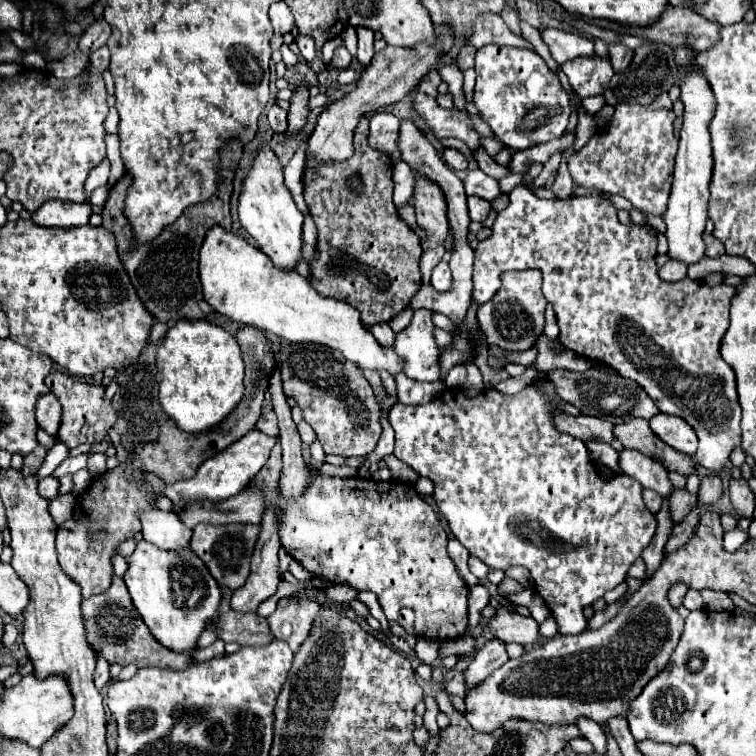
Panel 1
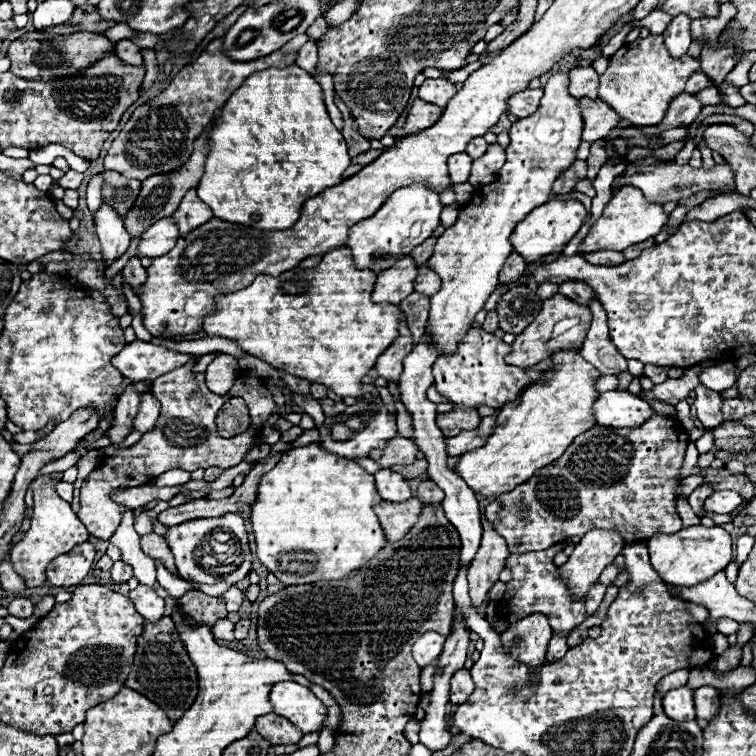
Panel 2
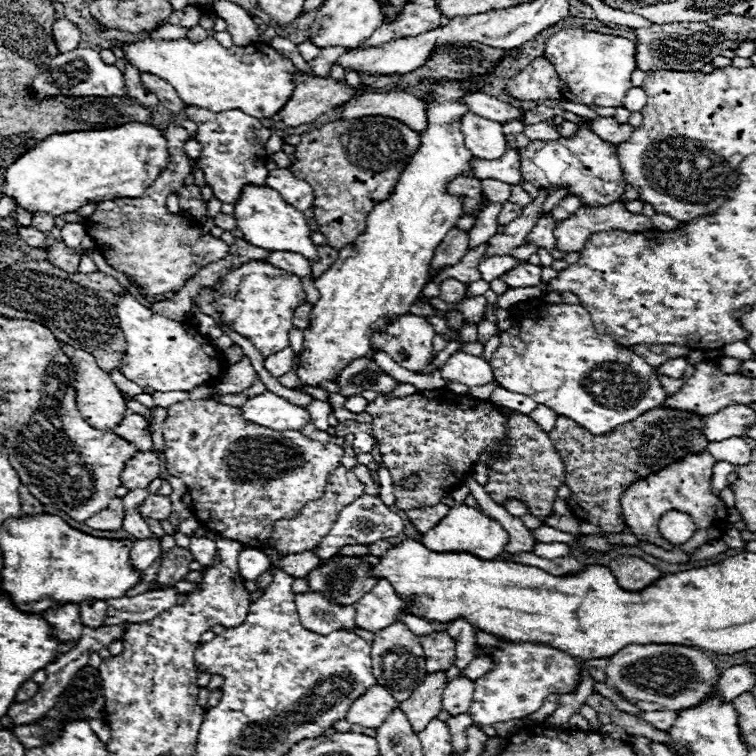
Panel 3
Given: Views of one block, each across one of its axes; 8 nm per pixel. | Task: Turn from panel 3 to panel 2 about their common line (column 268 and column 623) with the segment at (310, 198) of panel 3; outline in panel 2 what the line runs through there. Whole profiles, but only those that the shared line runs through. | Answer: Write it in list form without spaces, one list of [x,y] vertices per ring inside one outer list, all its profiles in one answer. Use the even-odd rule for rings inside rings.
[[[660,164],[660,166],[634,166],[634,168],[626,168],[624,174],[616,176],[612,186],[634,186],[638,190],[642,190],[644,198],[648,202],[656,202],[656,204],[666,204],[666,202],[678,202],[680,198],[688,198],[696,192],[702,190],[720,190],[726,184],[734,182],[734,172],[730,168],[730,164],[718,164],[712,170],[694,170],[688,164],[686,166],[678,166],[678,164]]]

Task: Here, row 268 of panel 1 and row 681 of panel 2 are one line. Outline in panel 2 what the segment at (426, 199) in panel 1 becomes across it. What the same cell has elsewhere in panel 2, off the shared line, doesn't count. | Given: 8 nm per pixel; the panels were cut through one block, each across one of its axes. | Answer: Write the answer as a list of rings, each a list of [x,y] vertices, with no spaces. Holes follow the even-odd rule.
[[[436,660],[430,664],[430,668],[424,668],[424,670],[422,670],[422,676],[420,676],[420,688],[422,688],[422,694],[428,694],[428,692],[432,690],[434,672],[436,672]]]

